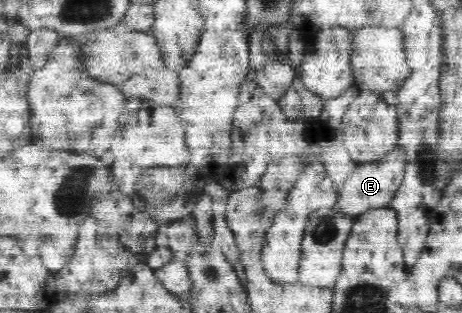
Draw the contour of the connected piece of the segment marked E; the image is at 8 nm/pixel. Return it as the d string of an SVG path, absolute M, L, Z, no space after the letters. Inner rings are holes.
M396 148L375 161L352 162L352 164L354 170L350 170L350 174L338 190L339 195L336 200L340 209L356 218L372 209L390 206L391 200L405 177L404 156L401 154L401 150Z

